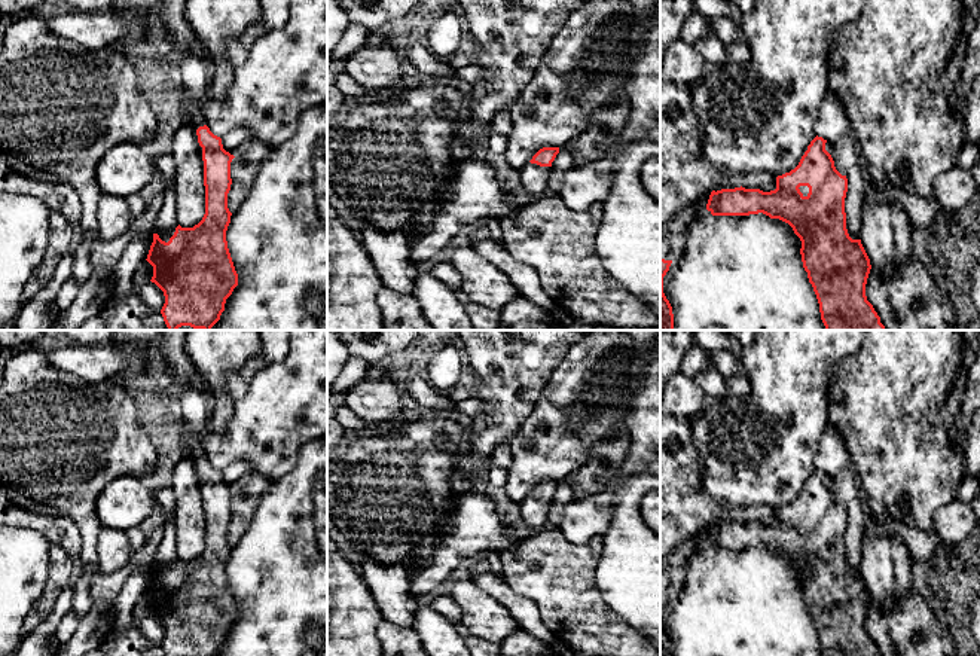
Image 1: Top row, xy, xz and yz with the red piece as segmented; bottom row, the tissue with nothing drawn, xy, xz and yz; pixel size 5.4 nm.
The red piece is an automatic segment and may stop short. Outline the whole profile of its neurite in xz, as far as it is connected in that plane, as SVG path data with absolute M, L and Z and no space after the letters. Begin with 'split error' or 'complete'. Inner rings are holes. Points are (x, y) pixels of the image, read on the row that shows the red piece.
split error | M543 147L519 171L519 179L526 192L540 195L547 189L550 167L558 153L559 147Z

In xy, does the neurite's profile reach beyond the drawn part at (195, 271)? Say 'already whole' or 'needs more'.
needs more

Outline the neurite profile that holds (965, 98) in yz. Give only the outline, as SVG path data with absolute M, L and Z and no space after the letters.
M980 19L968 39L950 107L962 116L964 146L980 143Z

